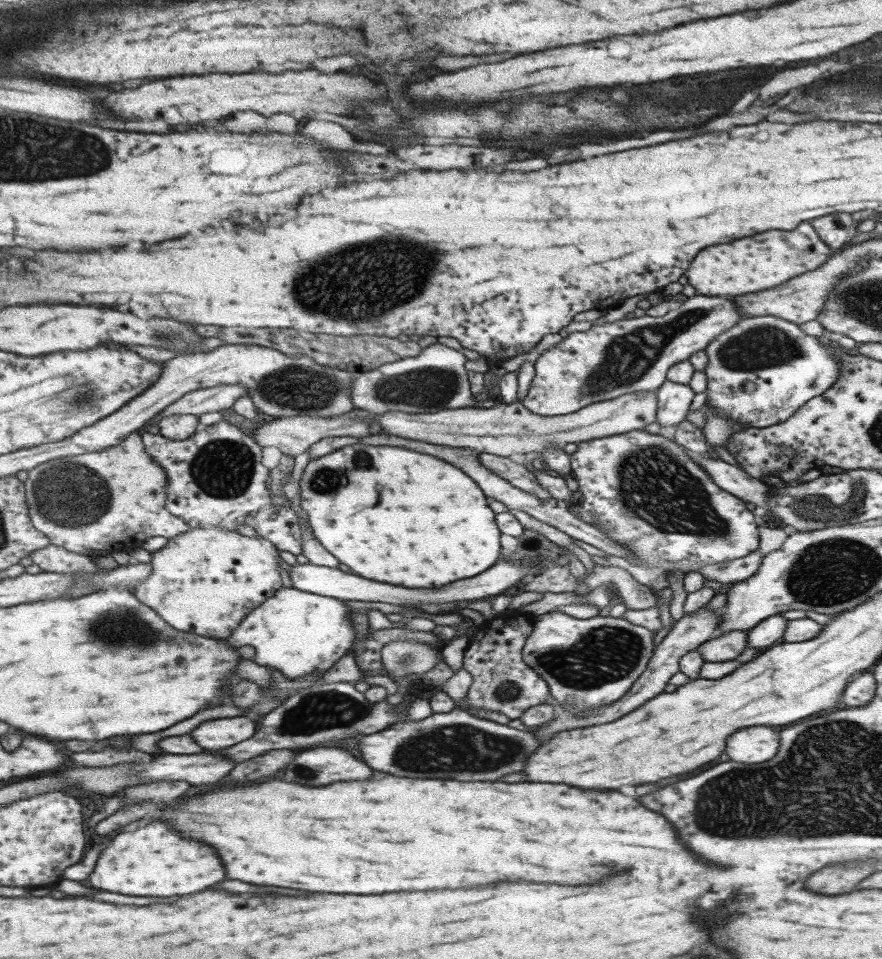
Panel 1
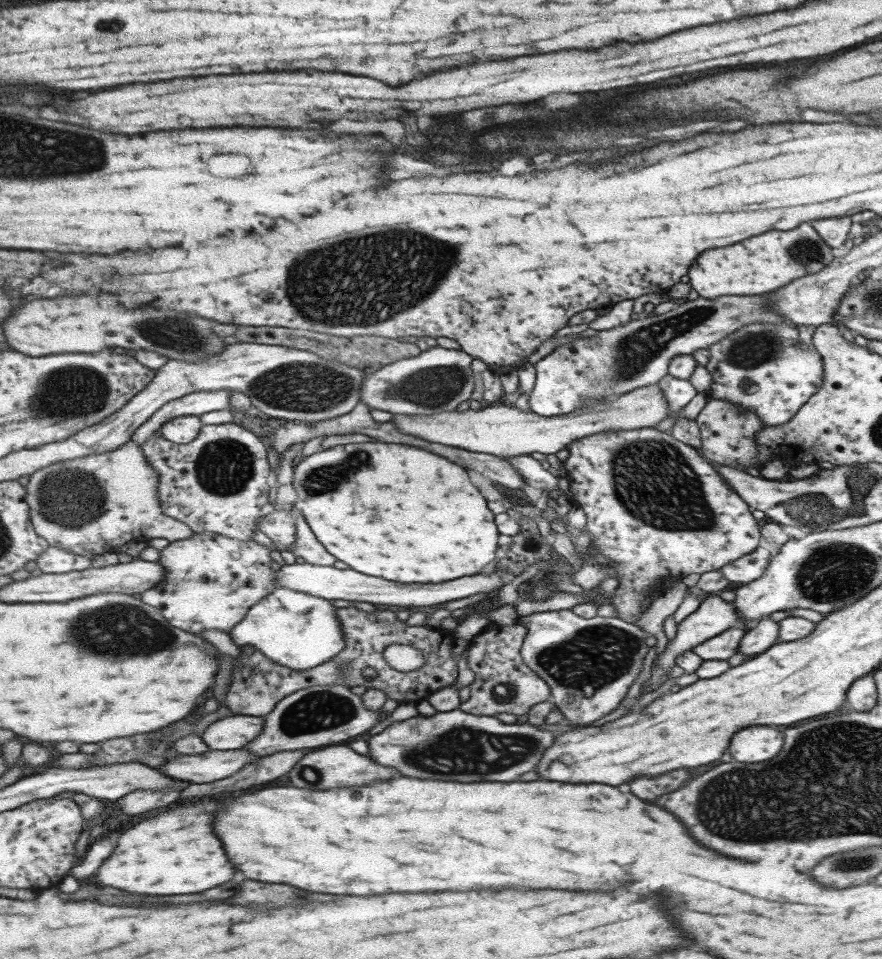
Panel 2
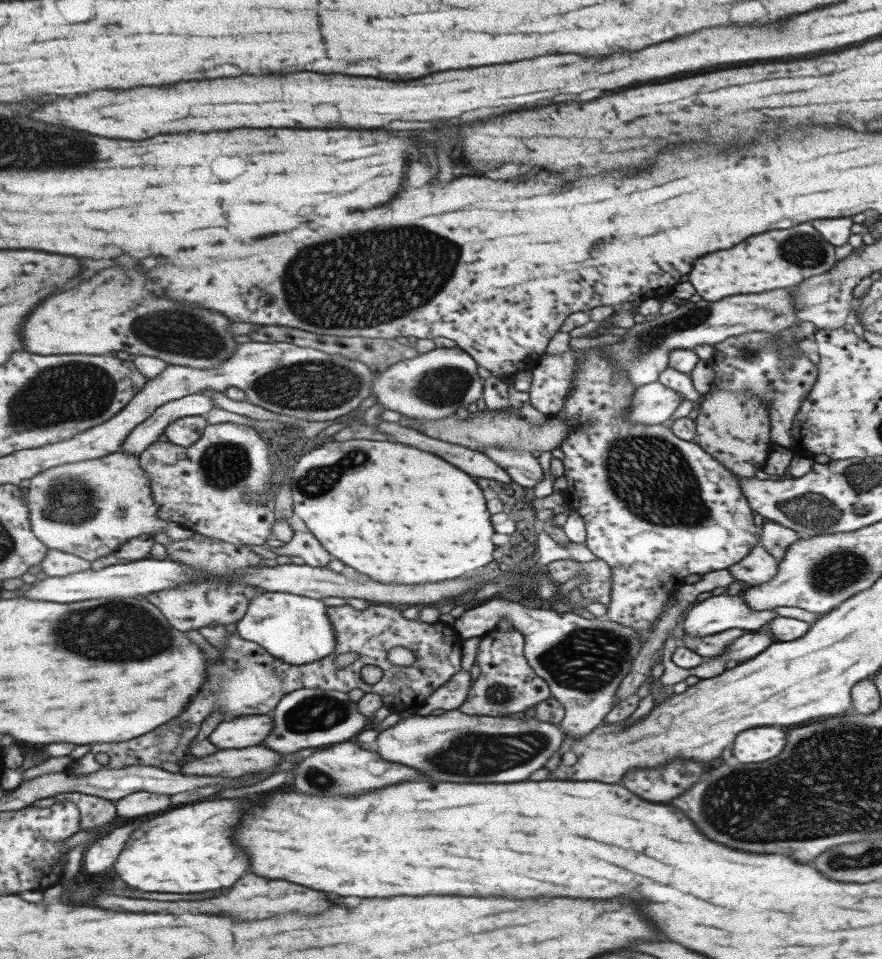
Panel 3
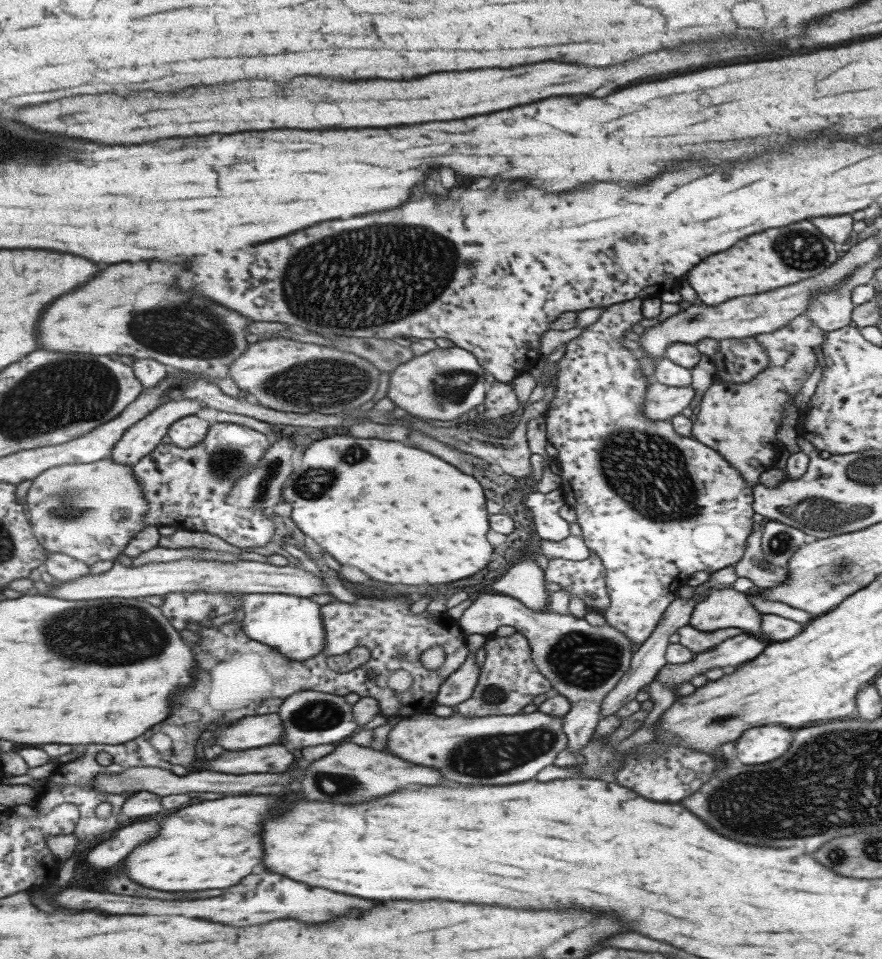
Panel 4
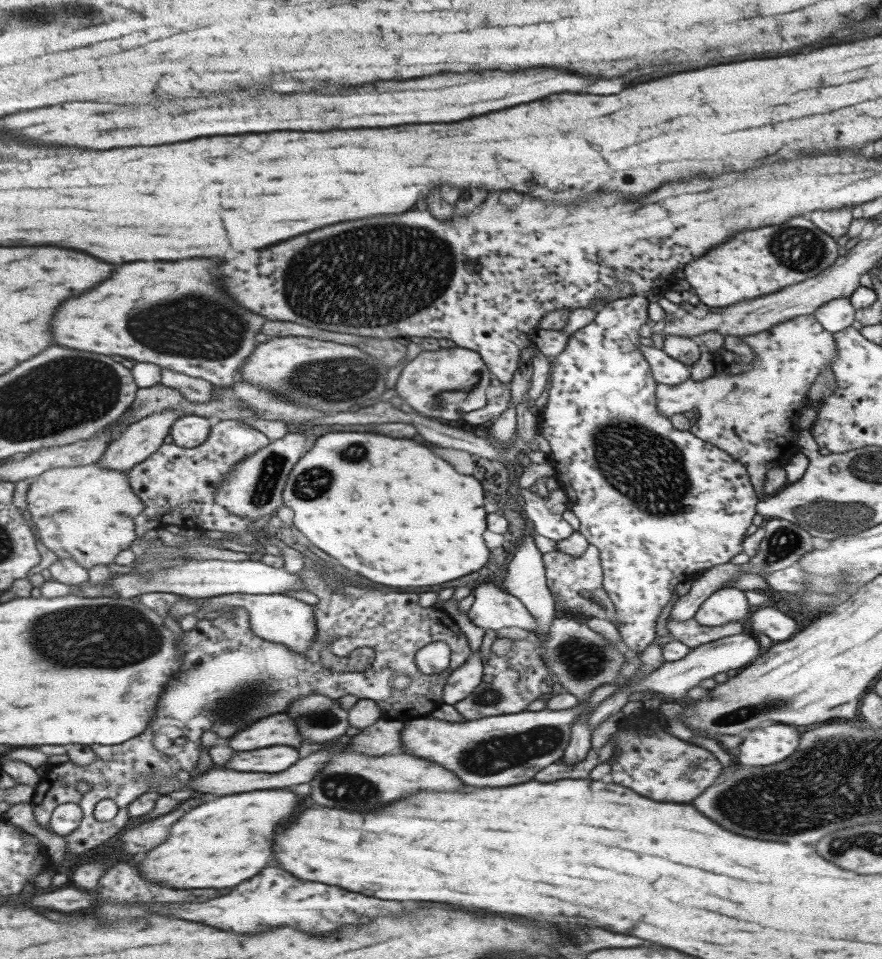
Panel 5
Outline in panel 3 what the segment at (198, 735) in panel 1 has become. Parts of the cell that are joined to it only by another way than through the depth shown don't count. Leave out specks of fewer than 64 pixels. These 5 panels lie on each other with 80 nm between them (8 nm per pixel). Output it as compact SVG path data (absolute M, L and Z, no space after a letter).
M241 716L231 722L221 722L211 734L209 742L221 750L257 746L269 736L273 726L271 716Z

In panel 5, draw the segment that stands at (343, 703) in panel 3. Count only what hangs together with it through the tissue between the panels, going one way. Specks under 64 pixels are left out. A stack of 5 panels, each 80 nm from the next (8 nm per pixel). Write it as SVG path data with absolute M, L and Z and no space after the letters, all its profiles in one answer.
M310 694L289 708L289 716L297 724L303 738L325 742L343 736L349 726L347 710L341 710L336 700L321 694Z

